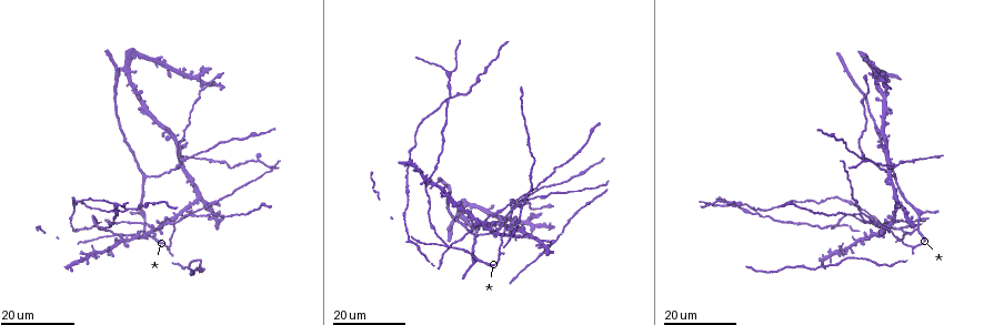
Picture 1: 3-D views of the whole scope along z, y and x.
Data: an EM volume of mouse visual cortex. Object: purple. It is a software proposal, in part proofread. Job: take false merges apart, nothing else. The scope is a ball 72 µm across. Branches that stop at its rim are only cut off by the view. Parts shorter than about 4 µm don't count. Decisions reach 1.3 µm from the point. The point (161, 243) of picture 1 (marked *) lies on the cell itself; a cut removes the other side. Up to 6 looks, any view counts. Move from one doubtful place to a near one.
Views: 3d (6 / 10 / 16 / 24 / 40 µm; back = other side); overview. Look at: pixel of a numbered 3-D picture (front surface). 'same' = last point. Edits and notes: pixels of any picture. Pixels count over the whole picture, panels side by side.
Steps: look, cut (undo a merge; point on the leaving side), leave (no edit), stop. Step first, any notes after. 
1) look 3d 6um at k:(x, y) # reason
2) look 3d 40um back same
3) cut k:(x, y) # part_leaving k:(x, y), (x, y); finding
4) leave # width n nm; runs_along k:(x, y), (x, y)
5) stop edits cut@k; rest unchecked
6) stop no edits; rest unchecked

look 3d 24um at 1:(923, 214)

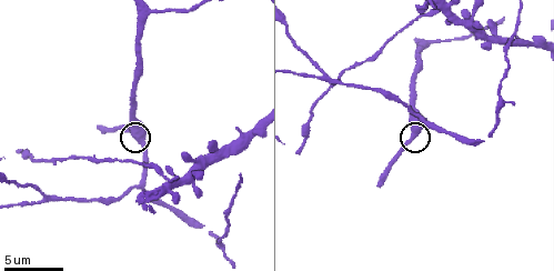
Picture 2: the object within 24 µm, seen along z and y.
look 3d 10um at 2:(414, 132) # zoom in

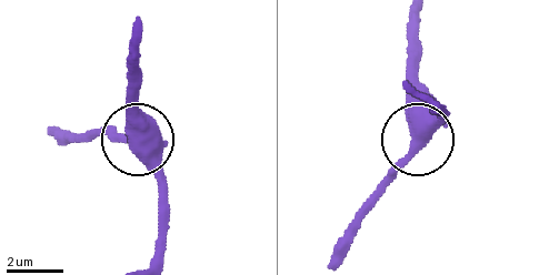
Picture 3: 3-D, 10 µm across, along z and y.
leave # width 520 nm; one cell here

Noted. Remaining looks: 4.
look 3d 24um at 1:(181, 160)

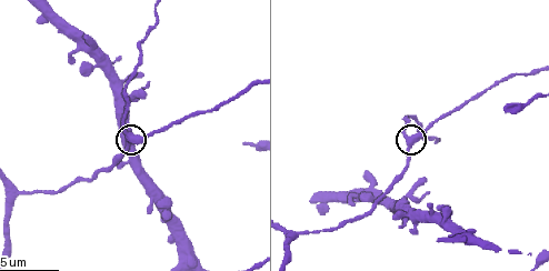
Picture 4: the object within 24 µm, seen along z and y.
look 3d 10um at 4:(409, 140)

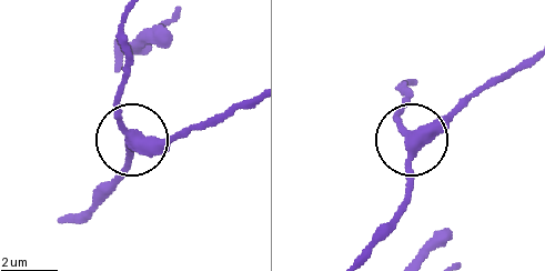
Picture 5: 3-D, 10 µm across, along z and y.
leave # arms 3; runs_along 5:(360, 254), (407, 190), (414, 142), (400, 99); all the same cell

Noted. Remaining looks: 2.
look 3d 16um at 1:(860, 213) # four arms meet

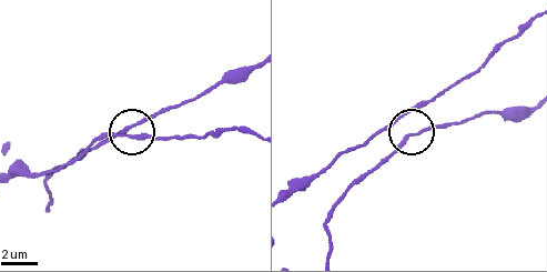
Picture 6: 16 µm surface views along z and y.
look 3d 6um at 6:(125, 127) # zoom in

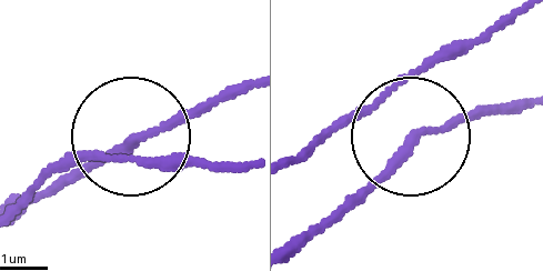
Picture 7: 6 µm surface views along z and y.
leave # arms 4; runs_along 7:(16, 223), (134, 136), (227, 99); continuous, no second cell

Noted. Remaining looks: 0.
stop no edits; rest unchecked

